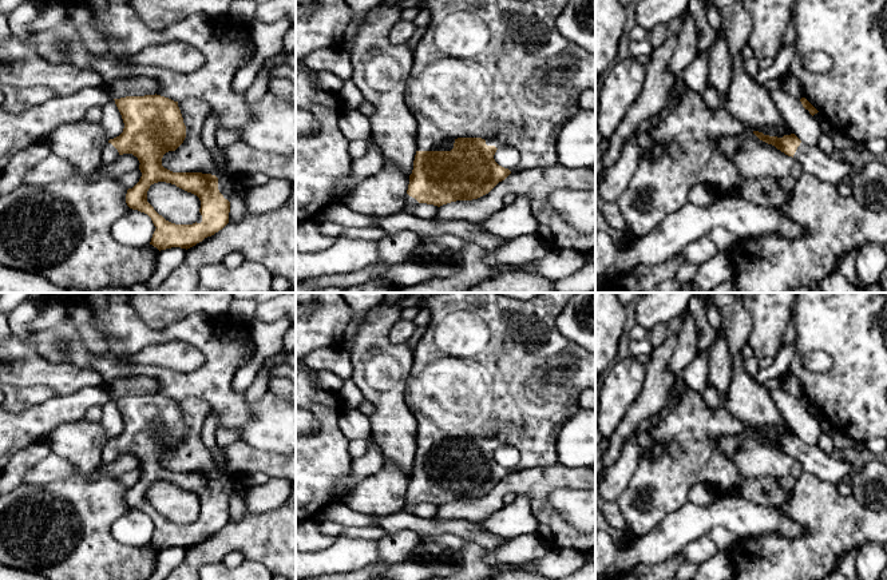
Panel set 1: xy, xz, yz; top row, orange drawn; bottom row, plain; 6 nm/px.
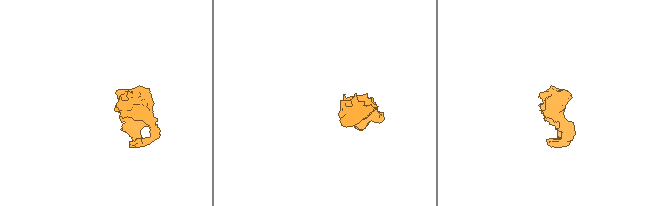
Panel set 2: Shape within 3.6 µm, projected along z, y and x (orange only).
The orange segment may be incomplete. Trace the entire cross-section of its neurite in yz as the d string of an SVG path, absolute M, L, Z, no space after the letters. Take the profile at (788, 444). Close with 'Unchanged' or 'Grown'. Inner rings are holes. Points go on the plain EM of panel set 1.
M753 430L763 441L775 445L788 456L796 458L803 470L811 473L828 482L837 484L844 478L850 478L858 470L847 461L835 460L824 453L817 445L807 445L795 433L784 434L783 437L764 434Z. Grown

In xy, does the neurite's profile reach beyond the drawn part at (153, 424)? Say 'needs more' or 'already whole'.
needs more

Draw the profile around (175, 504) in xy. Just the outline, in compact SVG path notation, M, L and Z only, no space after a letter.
M166 481L150 485L147 501L159 515L175 524L195 523L201 508L201 500L197 494Z

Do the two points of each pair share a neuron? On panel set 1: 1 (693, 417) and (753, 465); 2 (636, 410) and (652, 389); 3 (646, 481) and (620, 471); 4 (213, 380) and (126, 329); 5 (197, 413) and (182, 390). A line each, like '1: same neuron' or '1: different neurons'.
1: different neurons
2: same neuron
3: different neurons
4: same neuron
5: different neurons

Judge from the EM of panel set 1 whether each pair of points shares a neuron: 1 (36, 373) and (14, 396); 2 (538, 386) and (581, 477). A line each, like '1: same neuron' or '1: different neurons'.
1: different neurons
2: different neurons

